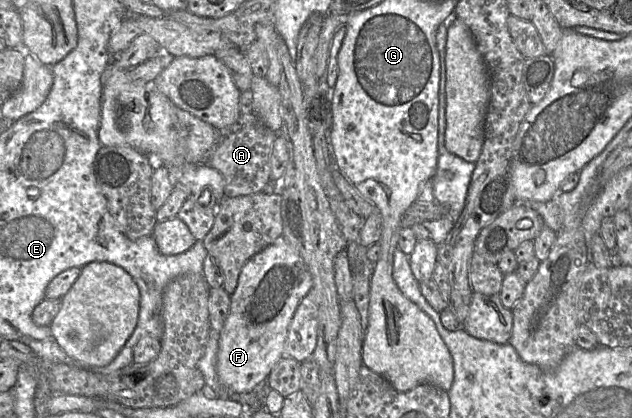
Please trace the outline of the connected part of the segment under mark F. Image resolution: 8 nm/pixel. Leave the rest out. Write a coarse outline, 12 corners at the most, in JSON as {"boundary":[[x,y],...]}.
{"boundary":[[283,237],[245,263],[218,340],[227,392],[266,383],[312,285]]}

